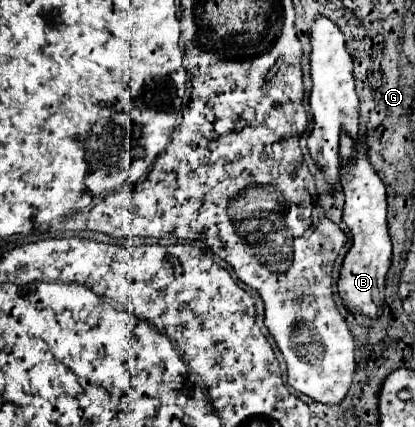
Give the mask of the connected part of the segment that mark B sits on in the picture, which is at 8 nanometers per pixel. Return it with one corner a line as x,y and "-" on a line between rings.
358,134
358,140
342,136
340,152
342,152
340,184
346,194
344,224
352,234
352,248
344,260
338,292
350,310
362,312
366,316
378,316
384,308
384,280
392,256
392,244
386,228
386,188
368,160
368,144
364,134

